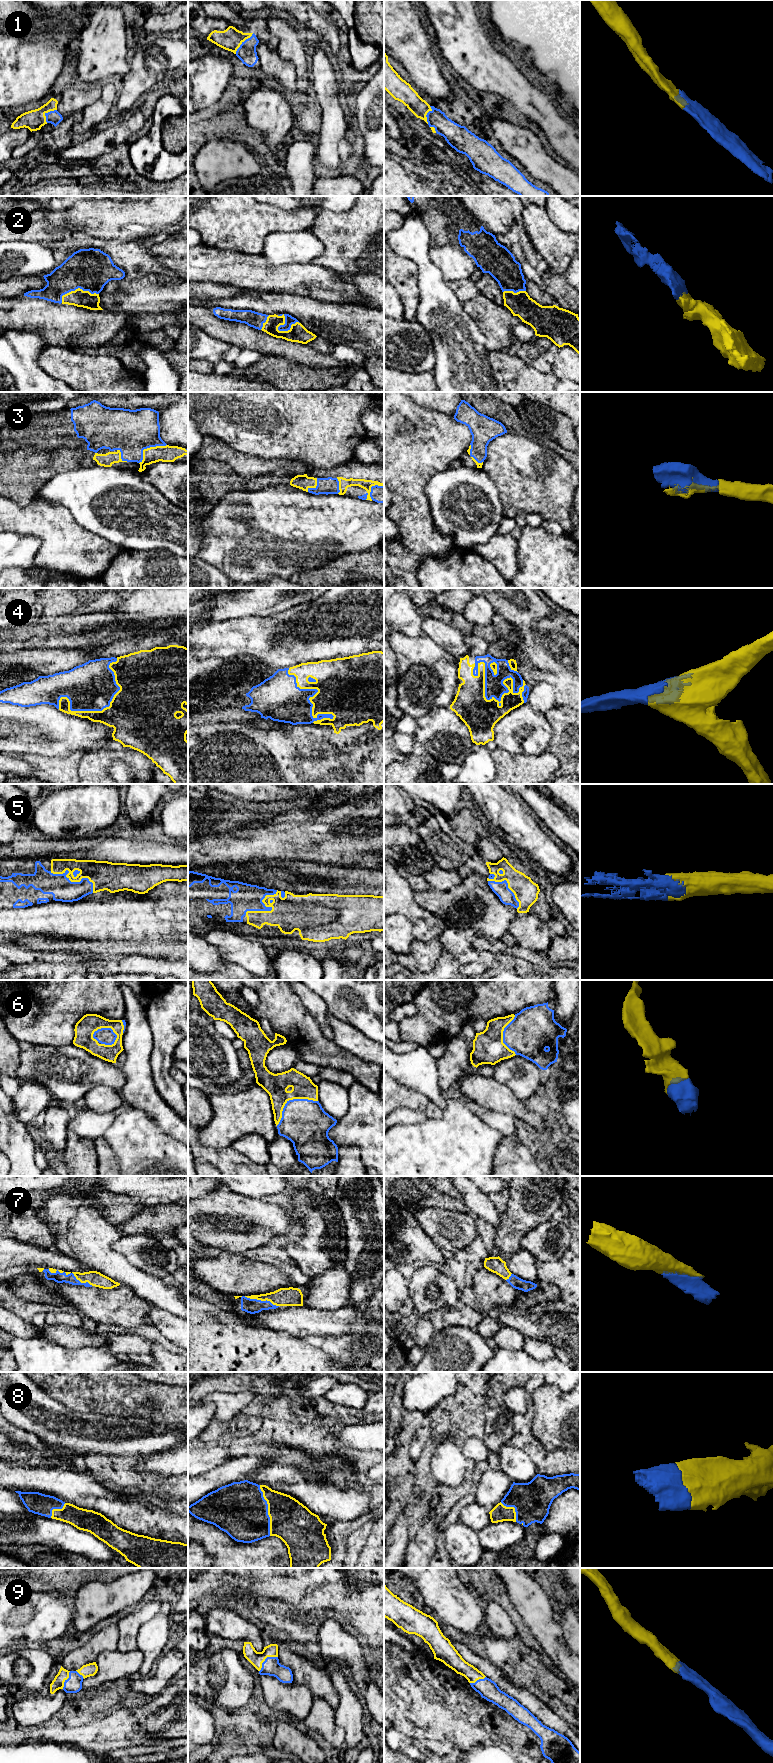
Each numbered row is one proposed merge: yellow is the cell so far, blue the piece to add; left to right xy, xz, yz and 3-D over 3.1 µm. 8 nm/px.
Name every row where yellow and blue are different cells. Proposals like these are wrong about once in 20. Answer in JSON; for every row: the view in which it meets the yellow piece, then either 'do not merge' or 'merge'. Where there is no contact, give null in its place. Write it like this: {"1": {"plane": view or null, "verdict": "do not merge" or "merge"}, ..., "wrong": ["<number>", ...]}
{"1": {"plane": "xz", "verdict": "merge"}, "2": {"plane": "xz", "verdict": "merge"}, "3": {"plane": "xy", "verdict": "merge"}, "4": {"plane": "yz", "verdict": "merge"}, "5": {"plane": "xy", "verdict": "merge"}, "6": {"plane": "xy", "verdict": "merge"}, "7": {"plane": "xz", "verdict": "merge"}, "8": {"plane": "xz", "verdict": "merge"}, "9": {"plane": "xz", "verdict": "merge"}, "wrong": []}

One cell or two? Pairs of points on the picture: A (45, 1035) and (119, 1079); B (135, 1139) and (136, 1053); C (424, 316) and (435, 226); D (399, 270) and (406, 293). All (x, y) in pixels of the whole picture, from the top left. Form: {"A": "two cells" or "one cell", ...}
{"A": "two cells", "B": "two cells", "C": "two cells", "D": "one cell"}

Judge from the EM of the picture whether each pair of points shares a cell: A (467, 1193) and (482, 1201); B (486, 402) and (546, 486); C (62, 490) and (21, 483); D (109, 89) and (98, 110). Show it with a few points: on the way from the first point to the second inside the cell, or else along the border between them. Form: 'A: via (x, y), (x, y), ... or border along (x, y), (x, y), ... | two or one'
A: via (471, 1195), (478, 1201) | one
B: border along (507, 431), (530, 438) | two
C: border along (57, 472), (37, 492) | two
D: via (108, 94), (108, 98), (103, 105) | one

